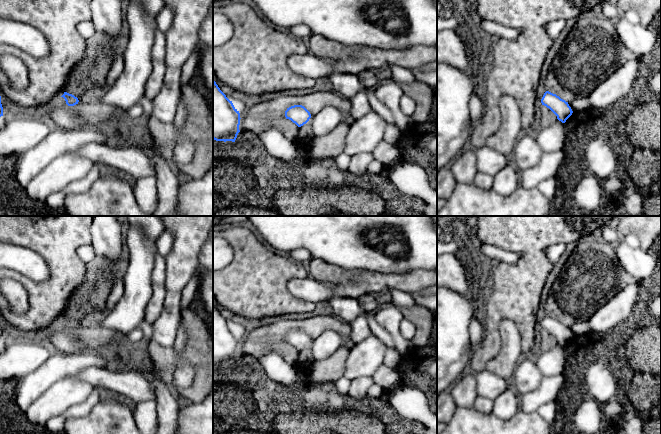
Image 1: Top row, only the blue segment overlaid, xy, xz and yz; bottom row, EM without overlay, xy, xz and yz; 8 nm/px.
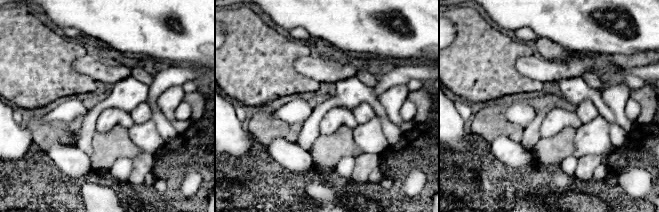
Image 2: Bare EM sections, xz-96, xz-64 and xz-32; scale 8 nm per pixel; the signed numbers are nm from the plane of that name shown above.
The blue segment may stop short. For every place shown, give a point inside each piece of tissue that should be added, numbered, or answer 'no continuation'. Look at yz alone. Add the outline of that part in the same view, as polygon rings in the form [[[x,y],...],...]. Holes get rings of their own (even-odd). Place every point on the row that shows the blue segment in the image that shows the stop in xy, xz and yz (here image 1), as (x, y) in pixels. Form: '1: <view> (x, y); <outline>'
no continuation

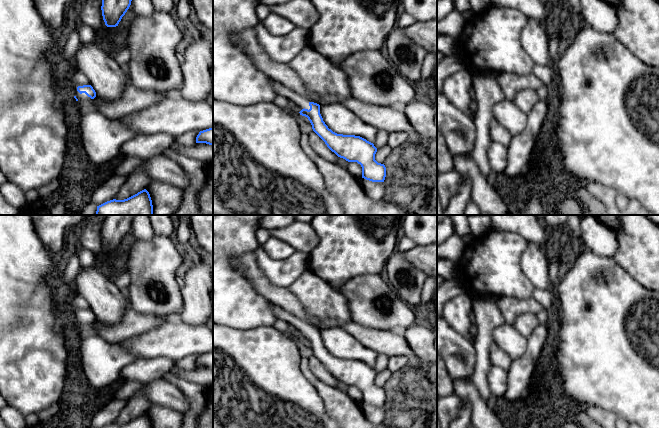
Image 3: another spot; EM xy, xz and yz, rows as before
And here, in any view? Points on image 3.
1: xy (82, 98); [[[75,84],[75,85],[71,86],[71,87],[69,87],[70,88],[70,94],[75,96],[78,99],[78,102],[85,105],[85,104],[87,104],[88,102],[91,101],[91,98],[88,97],[85,93],[80,94],[77,91],[78,86],[81,86],[81,85]]]

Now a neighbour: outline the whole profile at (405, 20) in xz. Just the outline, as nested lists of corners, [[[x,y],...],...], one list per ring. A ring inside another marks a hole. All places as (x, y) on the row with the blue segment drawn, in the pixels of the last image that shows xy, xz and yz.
[[[404,12],[398,19],[397,19],[397,24],[400,25],[401,27],[407,28],[411,25],[413,25],[416,22],[416,19]]]

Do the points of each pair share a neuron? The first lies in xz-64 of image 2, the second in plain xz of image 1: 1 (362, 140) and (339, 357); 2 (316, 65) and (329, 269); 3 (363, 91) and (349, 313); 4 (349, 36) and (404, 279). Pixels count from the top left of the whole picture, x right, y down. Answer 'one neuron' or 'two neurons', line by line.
1: two neurons
2: one neuron
3: one neuron
4: two neurons

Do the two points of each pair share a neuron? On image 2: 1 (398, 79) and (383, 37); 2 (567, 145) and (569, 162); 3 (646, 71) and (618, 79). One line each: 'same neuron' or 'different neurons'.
1: different neurons
2: different neurons
3: same neuron

